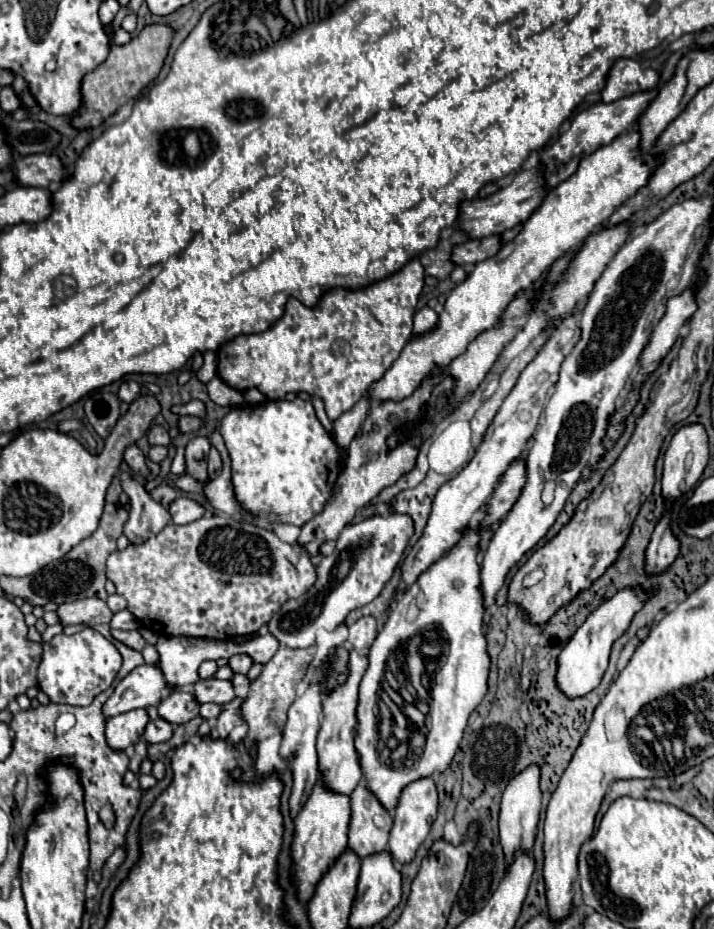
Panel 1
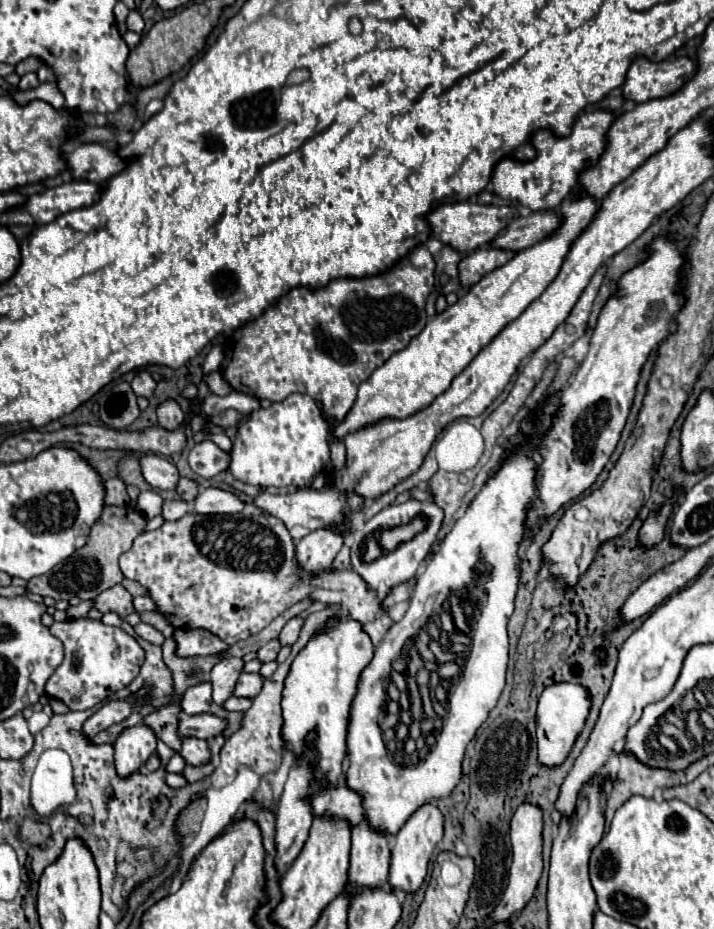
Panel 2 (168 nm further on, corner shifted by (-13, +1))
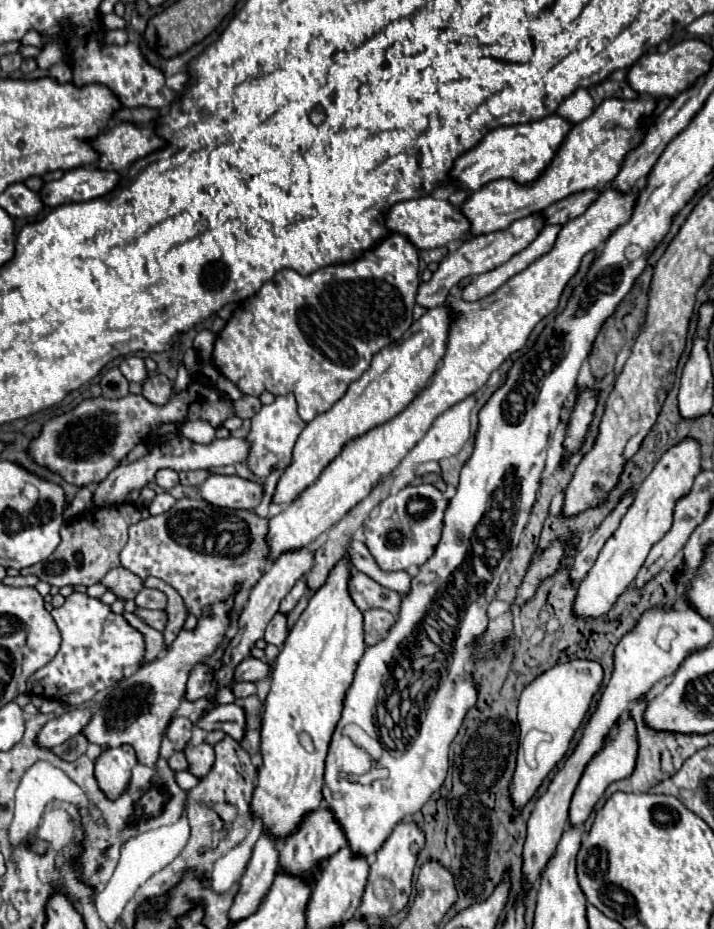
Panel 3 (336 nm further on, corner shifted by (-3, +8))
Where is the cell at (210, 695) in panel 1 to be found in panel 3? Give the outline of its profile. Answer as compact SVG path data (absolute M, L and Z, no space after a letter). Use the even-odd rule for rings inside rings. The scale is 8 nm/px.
M248 657L244 659L236 669L234 669L234 681L242 683L242 681L250 681L250 683L258 683L268 675L268 663Z

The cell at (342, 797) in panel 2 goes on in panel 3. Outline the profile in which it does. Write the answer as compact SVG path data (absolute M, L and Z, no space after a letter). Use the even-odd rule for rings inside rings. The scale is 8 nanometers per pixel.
M328 807L314 809L302 817L298 831L290 833L284 839L284 843L280 843L280 869L316 869L316 861L320 861L320 871L322 871L324 863L346 843L348 841L344 829L334 817L334 813Z

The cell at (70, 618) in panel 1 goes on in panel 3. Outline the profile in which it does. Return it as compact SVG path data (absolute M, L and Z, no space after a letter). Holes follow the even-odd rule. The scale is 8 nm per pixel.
M124 567L112 569L100 583L106 585L122 601L134 599L136 593L142 589L142 579L136 577L134 573L128 573L128 569Z

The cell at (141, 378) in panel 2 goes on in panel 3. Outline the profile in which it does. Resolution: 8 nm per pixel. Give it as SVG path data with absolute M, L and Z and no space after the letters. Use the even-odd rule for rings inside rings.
M124 357L120 363L120 371L128 381L134 381L134 383L142 383L148 377L148 371L140 357Z

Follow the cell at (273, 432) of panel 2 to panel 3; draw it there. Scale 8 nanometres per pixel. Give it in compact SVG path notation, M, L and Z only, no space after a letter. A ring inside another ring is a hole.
M294 393L280 395L280 397L274 399L274 403L264 405L252 417L252 427L250 427L250 433L246 435L246 441L250 443L250 451L248 451L248 457L246 457L248 469L256 477L268 477L272 473L272 469L286 471L286 467L292 463L294 443L296 443L296 439L298 439L298 435L302 433L304 427L306 427L306 423L298 415L298 405L296 405Z

